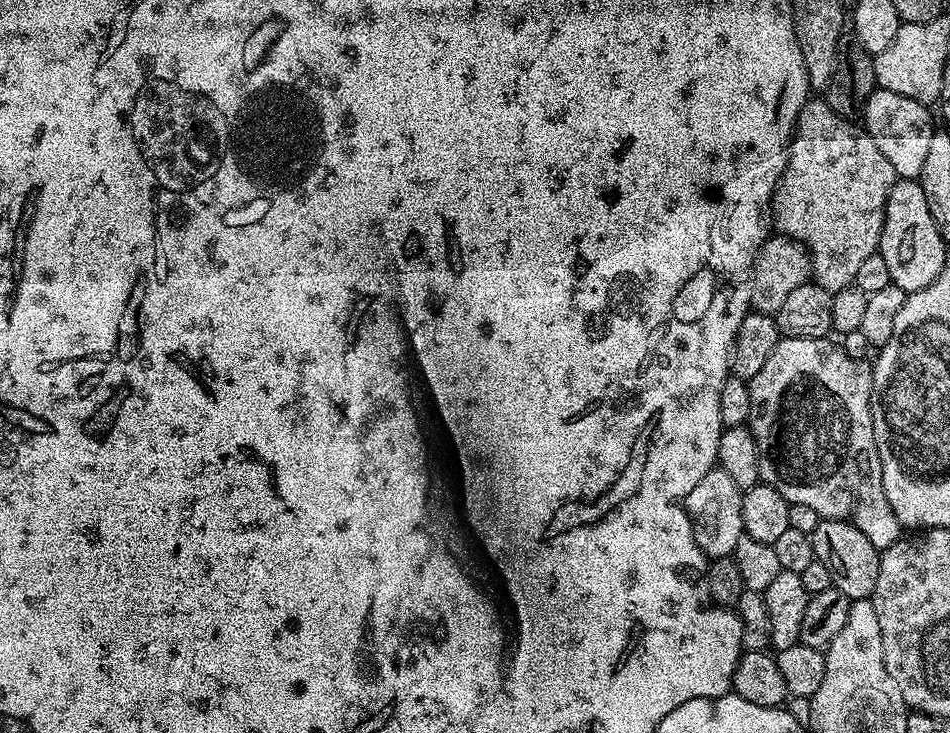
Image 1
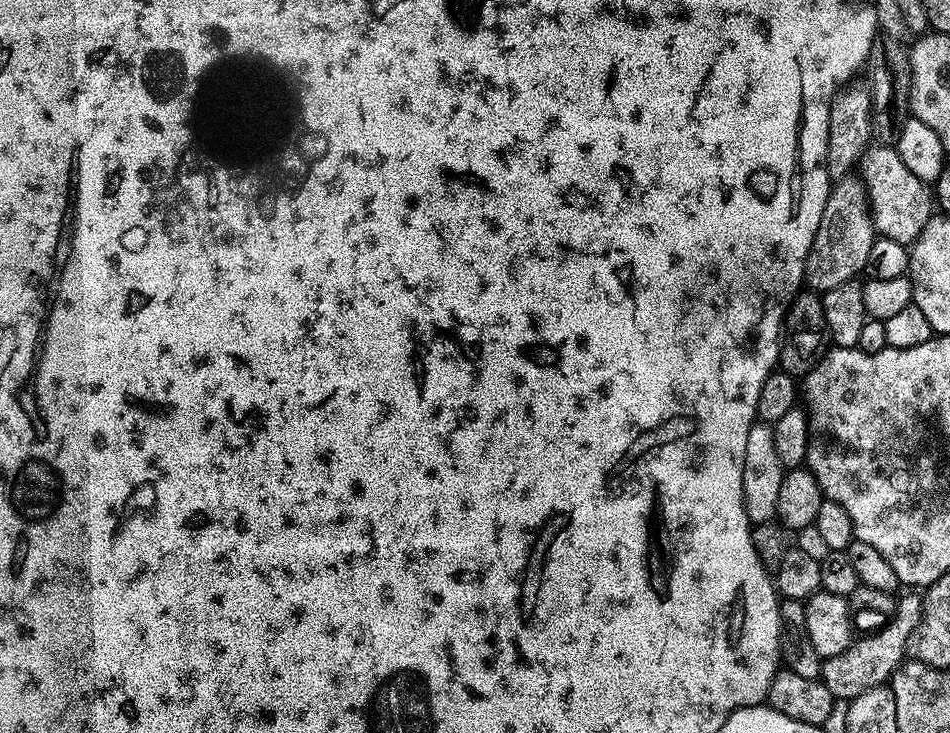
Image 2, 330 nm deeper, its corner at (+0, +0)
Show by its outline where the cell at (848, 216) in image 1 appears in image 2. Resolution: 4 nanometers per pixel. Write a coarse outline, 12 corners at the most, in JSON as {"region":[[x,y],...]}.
{"region":[[892,146],[858,165],[872,225],[911,246],[934,215],[934,192]]}

